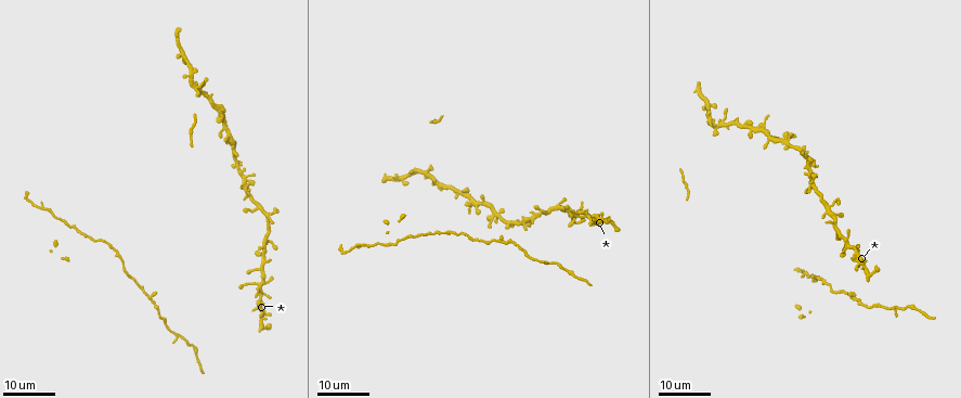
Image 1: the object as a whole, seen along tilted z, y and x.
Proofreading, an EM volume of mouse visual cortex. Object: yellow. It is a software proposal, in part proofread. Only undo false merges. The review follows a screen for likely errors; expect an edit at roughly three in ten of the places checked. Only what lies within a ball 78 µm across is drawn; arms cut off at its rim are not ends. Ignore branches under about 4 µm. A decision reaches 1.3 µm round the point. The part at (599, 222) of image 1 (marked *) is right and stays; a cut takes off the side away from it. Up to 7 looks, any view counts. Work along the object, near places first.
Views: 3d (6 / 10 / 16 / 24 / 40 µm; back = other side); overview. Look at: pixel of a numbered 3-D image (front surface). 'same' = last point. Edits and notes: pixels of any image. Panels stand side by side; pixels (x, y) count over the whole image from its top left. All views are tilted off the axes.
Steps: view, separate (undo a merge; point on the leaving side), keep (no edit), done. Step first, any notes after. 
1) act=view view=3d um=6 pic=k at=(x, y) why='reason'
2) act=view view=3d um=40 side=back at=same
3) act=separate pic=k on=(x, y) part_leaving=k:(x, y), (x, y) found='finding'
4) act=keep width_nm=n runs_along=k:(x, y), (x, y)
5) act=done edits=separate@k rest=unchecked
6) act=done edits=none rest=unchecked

act=view view=3d um=24 pic=1 at=(148, 293) why='three-way junction'

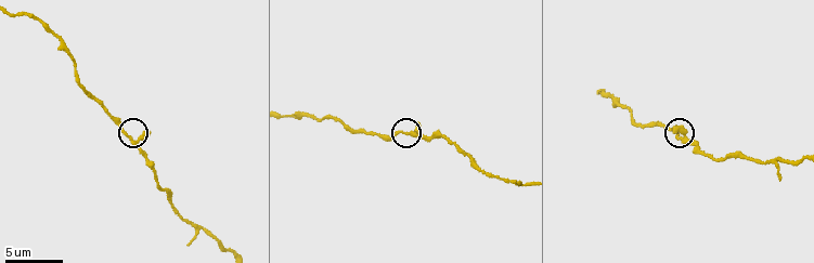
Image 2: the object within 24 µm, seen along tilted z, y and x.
act=view view=3d um=10 pic=2 at=(402, 132) why='closer look'

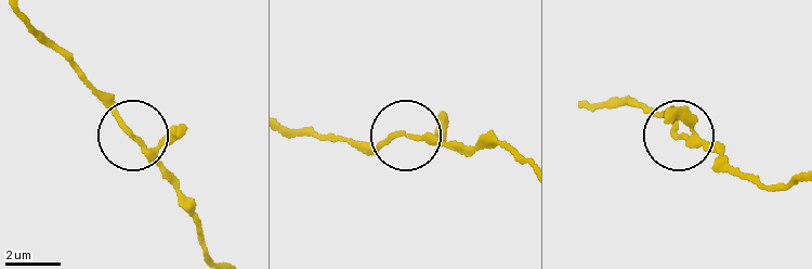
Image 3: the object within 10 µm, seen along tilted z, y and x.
act=keep width_nm=160 found='one neuron here'

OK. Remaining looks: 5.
act=view view=3d um=16 pic=2 at=(234, 254)

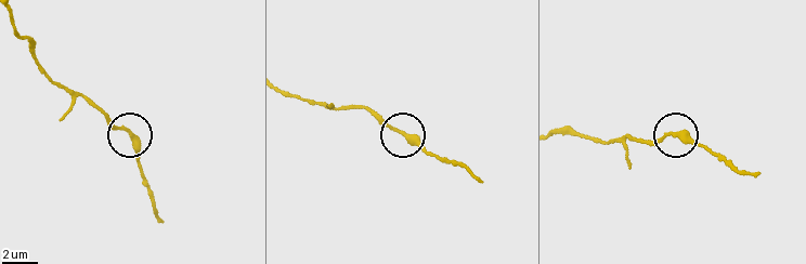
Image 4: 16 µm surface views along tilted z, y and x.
act=keep found='one neuron here'

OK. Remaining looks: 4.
act=view view=3d um=16 pic=2 at=(15, 16) why='thin neck'

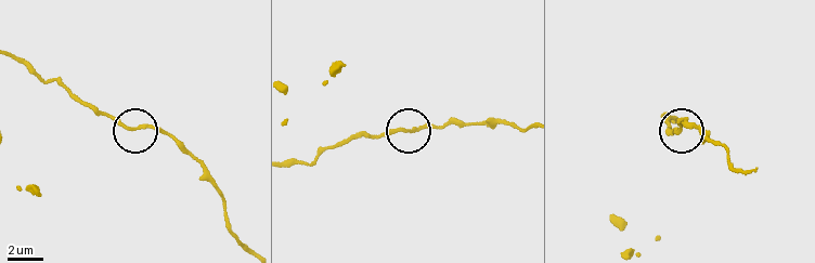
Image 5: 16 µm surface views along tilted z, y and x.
act=keep width_nm=190 runs_along=5:(246, 249), (196, 161), (164, 133), (128, 128), (95, 106) found='all the same neuron'

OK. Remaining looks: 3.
act=done edits=none rest=unchecked

